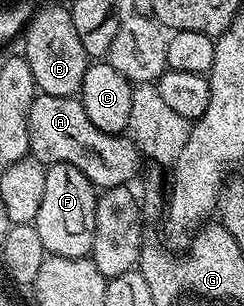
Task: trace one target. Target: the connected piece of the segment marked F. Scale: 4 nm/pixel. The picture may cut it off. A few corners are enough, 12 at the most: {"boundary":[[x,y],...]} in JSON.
{"boundary":[[79,168],[46,169],[35,223],[46,255],[88,258],[98,191]]}

